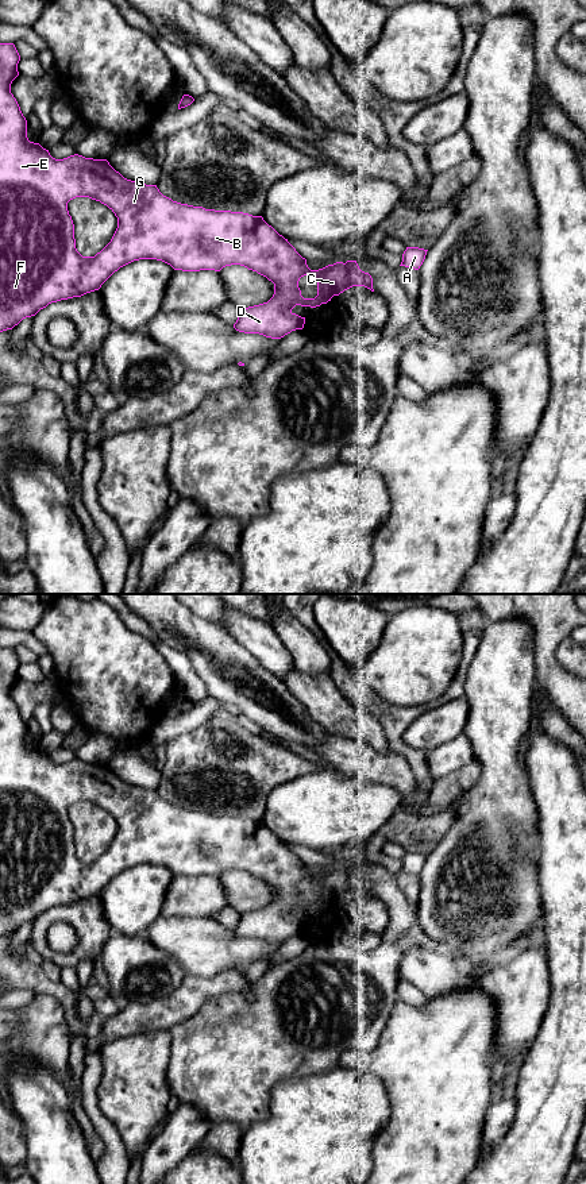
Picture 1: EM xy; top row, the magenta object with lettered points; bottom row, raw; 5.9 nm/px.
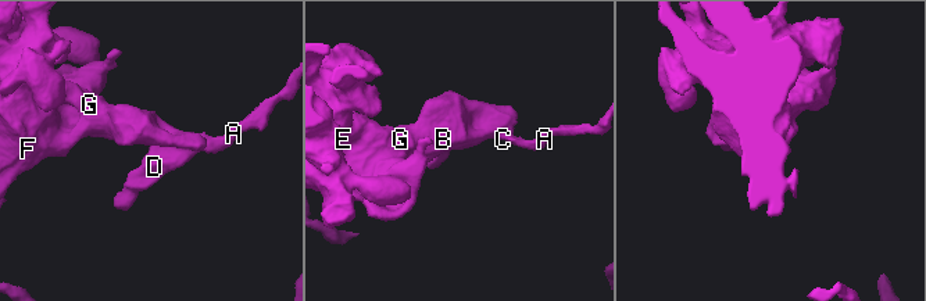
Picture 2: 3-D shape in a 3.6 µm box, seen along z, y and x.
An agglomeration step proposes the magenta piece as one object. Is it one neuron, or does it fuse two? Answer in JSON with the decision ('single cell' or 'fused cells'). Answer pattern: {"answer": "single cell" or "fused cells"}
{"answer": "fused cells"}

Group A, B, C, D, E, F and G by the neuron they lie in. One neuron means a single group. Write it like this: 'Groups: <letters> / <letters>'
Groups: A / B C D E F G

